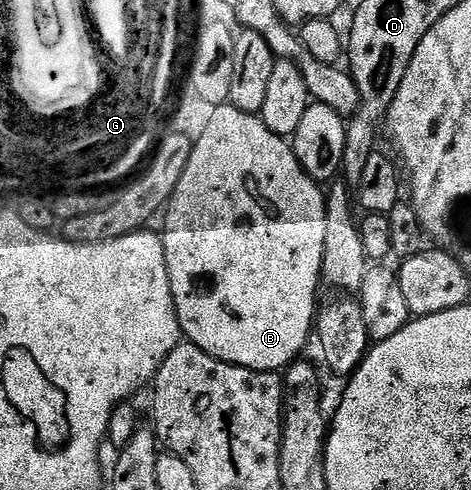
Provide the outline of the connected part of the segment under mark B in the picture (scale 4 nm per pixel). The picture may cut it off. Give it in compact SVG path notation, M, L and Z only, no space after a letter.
M220 105L215 108L210 125L194 141L193 152L190 153L189 164L174 189L172 198L163 212L164 252L166 253L166 269L170 273L170 289L176 306L176 316L180 322L183 338L193 343L198 349L210 353L218 361L233 363L251 371L283 372L301 358L304 346L308 343L308 335L313 334L314 320L318 314L316 290L322 287L322 261L326 249L326 191L315 179L309 177L302 169L298 157L292 152L291 142L285 136L270 133L259 115L242 113L242 109L231 105Z

